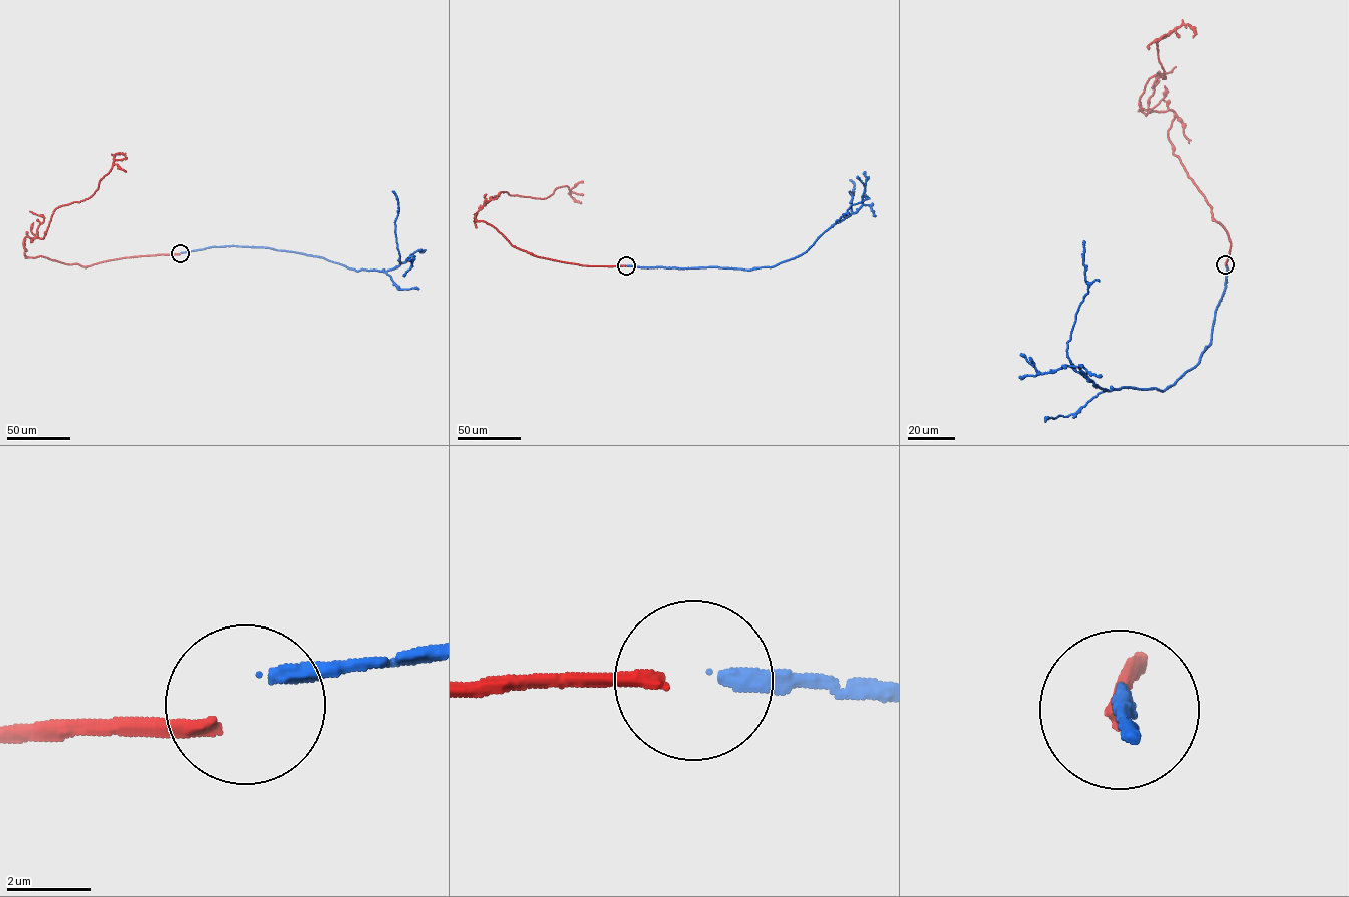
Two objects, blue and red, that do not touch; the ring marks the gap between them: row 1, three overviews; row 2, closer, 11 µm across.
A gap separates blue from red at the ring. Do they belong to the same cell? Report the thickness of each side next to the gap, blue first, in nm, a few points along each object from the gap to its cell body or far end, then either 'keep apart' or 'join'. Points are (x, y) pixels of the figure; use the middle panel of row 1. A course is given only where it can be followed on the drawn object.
calibres 380 and 320 nm; course blue (627, 265), (774, 266), (805, 253), (823, 233), (849, 216), (849, 191), (854, 186), (849, 180); course red (625, 265), (534, 255), (512, 245), (475, 214), (501, 191), (543, 199), (566, 185), (581, 202); keep apart

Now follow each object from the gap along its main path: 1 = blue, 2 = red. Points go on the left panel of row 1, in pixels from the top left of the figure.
1: (181, 253), (227, 246), (269, 247), (357, 271), (392, 270), (401, 263), (395, 231), (398, 202), (392, 191)
2: (180, 254), (85, 266), (25, 255), (24, 238), (43, 238), (54, 210), (88, 198), (114, 155), (125, 156)

